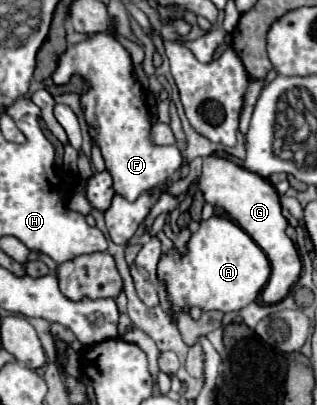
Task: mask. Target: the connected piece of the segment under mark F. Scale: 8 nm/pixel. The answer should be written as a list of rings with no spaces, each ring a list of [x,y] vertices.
[[[96,34],[96,38],[68,48],[60,56],[52,78],[68,82],[72,74],[80,74],[90,84],[90,90],[82,96],[84,118],[102,150],[106,170],[114,178],[114,190],[128,200],[136,200],[140,192],[164,184],[182,166],[182,156],[176,146],[154,146],[150,142],[150,116],[144,108],[144,92],[134,78],[128,52],[110,34]]]

